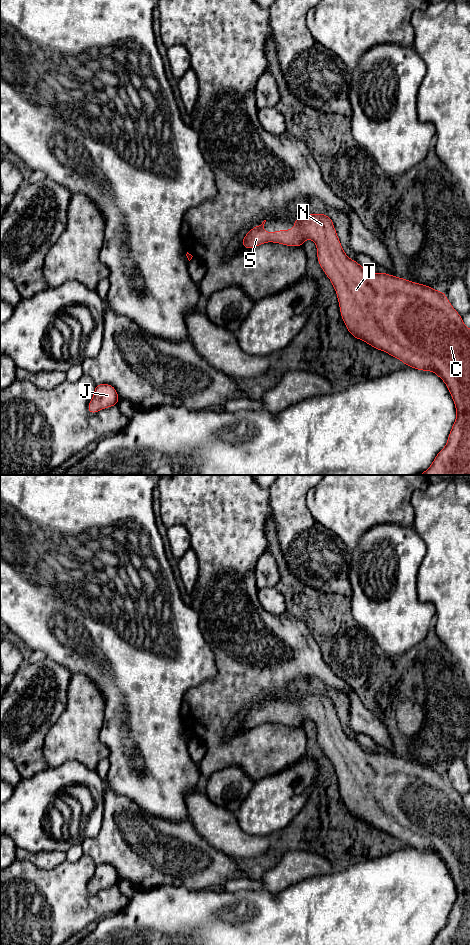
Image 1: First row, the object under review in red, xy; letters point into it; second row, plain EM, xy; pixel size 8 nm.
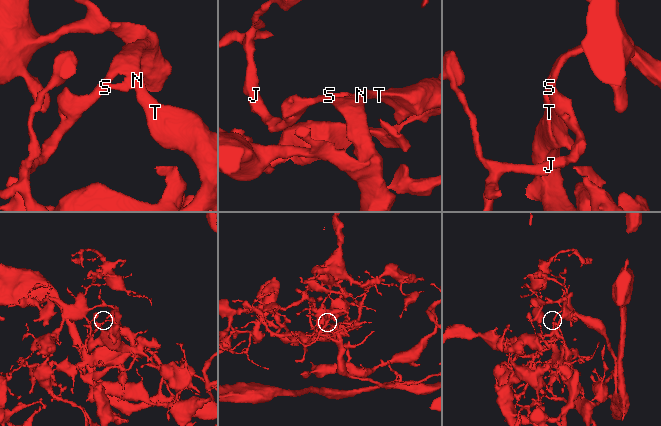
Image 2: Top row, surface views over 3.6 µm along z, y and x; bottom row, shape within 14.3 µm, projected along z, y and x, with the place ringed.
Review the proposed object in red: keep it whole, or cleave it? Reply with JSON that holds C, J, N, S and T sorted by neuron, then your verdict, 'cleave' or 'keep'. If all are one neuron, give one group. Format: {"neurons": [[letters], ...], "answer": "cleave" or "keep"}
{"neurons": [["C", "J", "N", "S", "T"]], "answer": "keep"}

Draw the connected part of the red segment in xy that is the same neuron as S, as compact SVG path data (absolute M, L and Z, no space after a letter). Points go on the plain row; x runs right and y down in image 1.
M325 694L303 695L295 699L295 706L291 710L277 712L265 712L263 710L265 702L266 700L247 712L241 722L245 729L251 729L266 722L303 726L306 719L313 720L317 726L319 745L335 768L342 799L352 816L398 838L407 846L433 851L445 862L453 878L457 898L446 926L437 934L431 945L470 945L470 809L463 804L462 797L452 787L444 772L383 752L379 754L368 752L344 733L333 702Z

